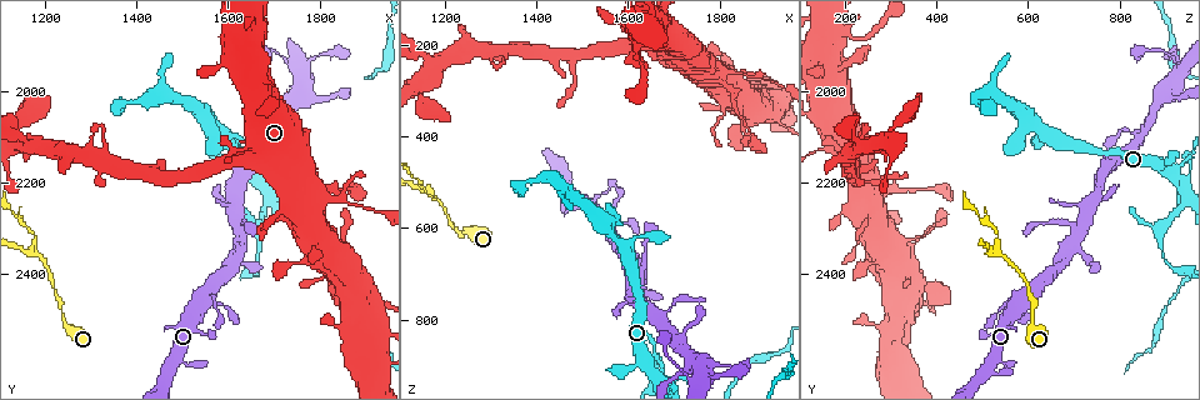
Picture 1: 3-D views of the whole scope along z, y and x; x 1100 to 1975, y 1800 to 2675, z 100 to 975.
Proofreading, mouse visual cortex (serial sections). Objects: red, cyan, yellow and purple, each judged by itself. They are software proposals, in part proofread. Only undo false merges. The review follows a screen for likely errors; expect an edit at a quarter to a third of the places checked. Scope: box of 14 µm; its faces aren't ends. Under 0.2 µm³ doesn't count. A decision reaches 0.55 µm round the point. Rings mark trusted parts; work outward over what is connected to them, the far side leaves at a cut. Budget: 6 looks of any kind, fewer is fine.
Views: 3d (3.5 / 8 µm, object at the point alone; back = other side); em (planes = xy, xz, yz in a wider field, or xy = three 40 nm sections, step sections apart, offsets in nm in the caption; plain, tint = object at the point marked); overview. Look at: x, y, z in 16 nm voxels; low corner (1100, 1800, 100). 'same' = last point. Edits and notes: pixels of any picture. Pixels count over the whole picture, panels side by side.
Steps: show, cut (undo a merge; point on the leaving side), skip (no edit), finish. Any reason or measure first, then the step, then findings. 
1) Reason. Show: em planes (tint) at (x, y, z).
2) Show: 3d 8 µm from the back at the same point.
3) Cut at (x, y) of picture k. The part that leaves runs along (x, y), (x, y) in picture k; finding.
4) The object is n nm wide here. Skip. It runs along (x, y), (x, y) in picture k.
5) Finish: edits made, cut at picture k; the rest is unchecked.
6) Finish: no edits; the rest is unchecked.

Sudden change in width. Show: 3d 3.5 µm at (1620, 1875, 195).

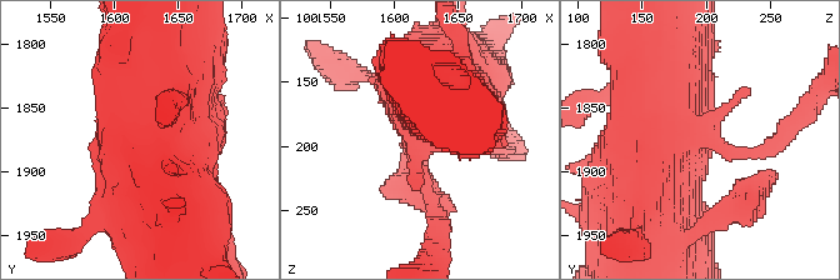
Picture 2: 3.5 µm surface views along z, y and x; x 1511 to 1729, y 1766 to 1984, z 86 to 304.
Show: em xy step 1 (tint) at (1620, 1870, 196).

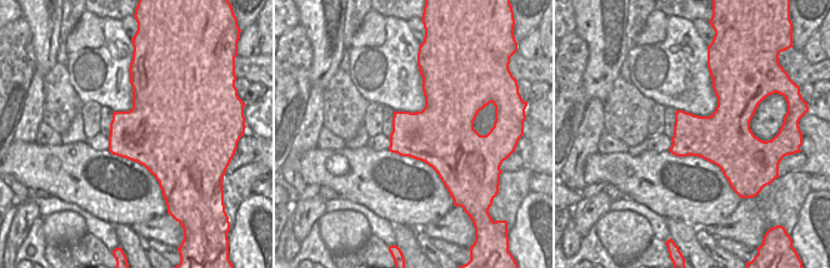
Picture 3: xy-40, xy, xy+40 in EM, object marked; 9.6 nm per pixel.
Show: em planes (tint) at the same point.

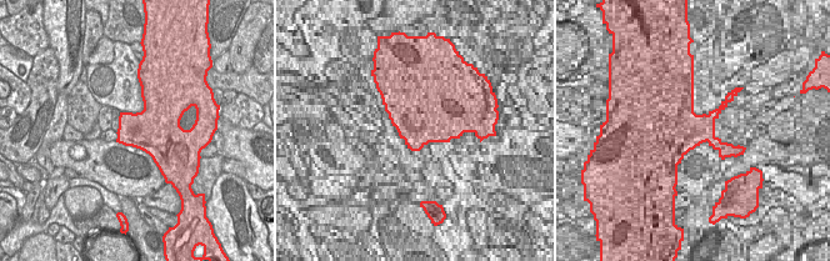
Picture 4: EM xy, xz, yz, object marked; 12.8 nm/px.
The object is 600 nm wide here. Skip. It runs along (634, 210), (656, 134), (736, 153) in picture 2; one cell here.

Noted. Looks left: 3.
Sharp bend. Show: 3d 8 µm at (1680, 2245, 940).

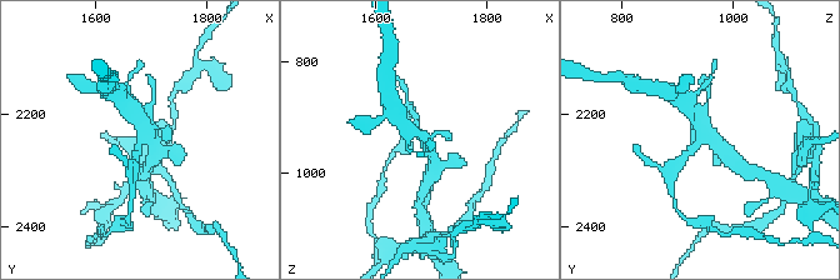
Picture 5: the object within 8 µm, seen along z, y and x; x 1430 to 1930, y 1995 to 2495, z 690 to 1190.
Closer look. Show: 3d 3.5 µm at (1680, 2245, 935).

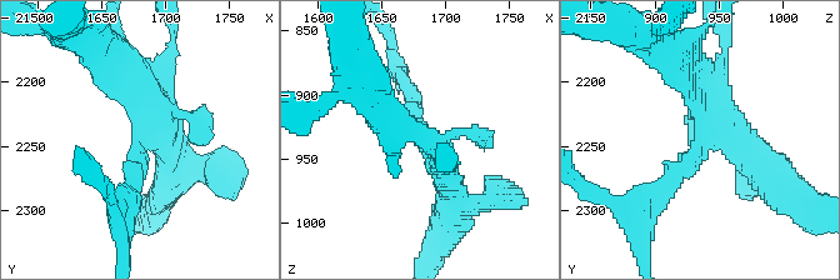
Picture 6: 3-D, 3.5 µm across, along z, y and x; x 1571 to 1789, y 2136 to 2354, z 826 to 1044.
Need the tissue. Show: em xy step 2 (tint) at (1680, 2248, 936).

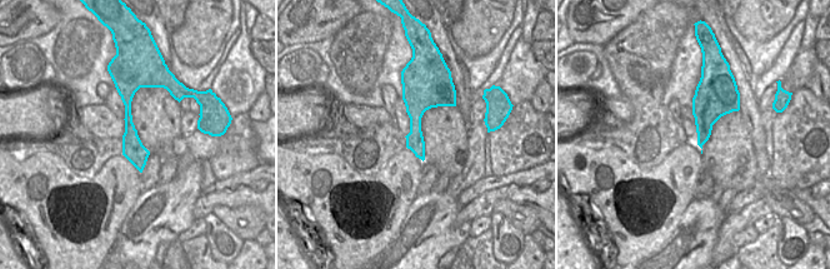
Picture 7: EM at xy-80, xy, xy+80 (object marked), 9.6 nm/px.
The object is 190 nm wide here. Cut at (130, 176) of picture 6. The part that leaves runs along (136, 148), (121, 240) in picture 6; two cells meet here.

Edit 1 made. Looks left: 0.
Finish: edits made, cut at picture 6; the rest is unchecked.

